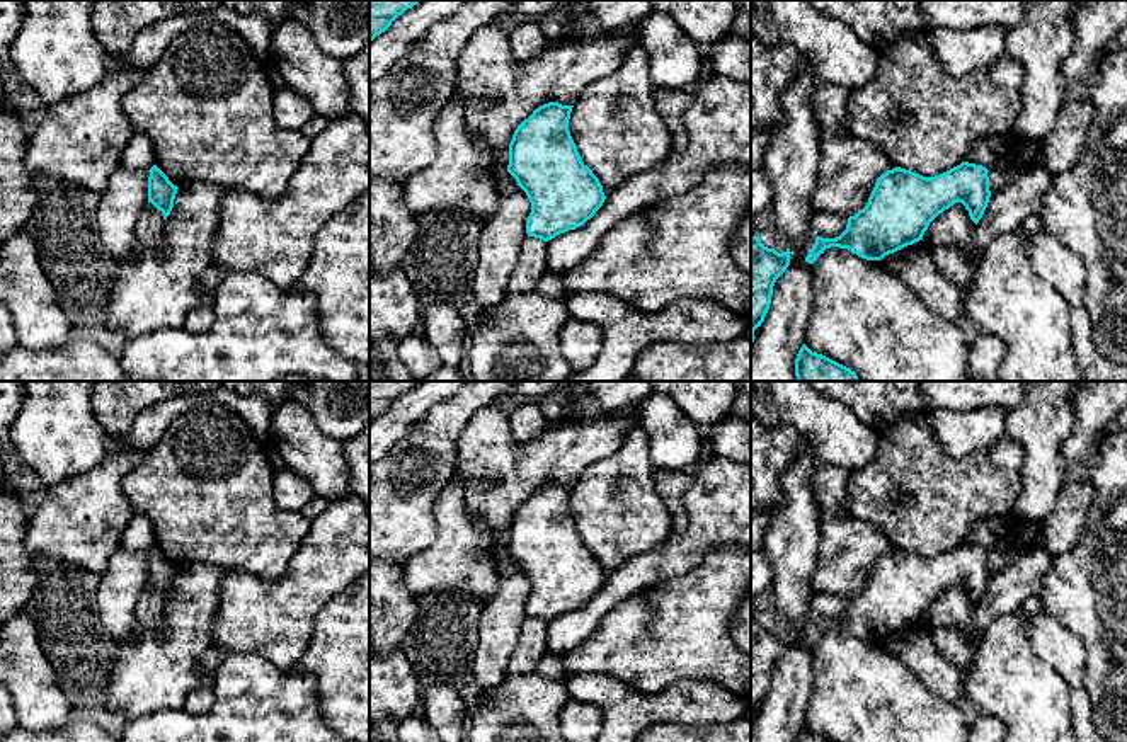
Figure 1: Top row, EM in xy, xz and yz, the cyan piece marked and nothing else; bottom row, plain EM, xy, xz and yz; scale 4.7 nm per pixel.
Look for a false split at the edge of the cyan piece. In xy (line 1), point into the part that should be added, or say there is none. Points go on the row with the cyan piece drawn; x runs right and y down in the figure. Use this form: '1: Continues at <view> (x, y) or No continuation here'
1: No continuation here

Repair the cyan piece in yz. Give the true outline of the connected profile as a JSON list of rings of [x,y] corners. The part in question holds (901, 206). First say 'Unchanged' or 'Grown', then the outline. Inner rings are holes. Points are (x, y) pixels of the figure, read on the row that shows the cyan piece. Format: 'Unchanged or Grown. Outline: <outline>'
Unchanged. Outline: [[[969,162],[935,177],[901,167],[887,170],[877,179],[867,206],[848,218],[839,237],[815,237],[805,262],[814,264],[831,247],[848,248],[867,260],[882,260],[923,240],[930,223],[955,203],[962,203],[977,225],[991,197],[987,172]]]

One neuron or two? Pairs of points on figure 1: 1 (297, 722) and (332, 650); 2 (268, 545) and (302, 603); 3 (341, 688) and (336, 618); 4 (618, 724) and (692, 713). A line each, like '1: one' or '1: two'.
1: two
2: two
3: one
4: one

